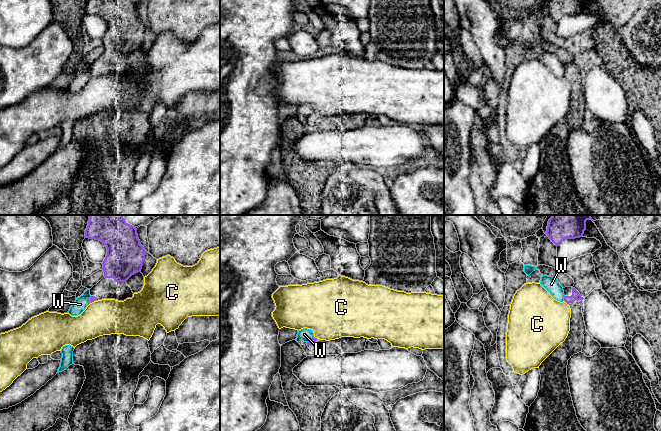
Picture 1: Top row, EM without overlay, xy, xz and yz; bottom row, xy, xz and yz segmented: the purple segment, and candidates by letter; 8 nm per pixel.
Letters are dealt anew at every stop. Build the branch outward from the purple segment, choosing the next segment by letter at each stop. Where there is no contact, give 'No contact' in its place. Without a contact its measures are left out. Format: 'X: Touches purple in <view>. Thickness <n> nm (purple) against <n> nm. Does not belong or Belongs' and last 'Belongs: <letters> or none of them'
C: Touches purple in yz. Thickness 70 nm (purple) against 420 nm. Does not belong
W: Touches purple in yz. Thickness 70 nm (purple) against 120 nm. Does not belong
Belongs: none of them

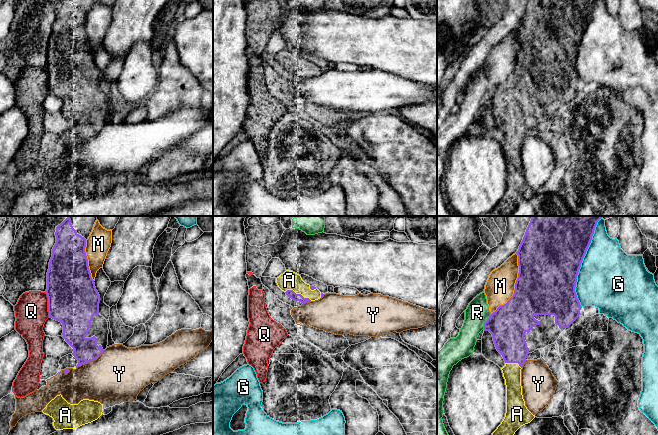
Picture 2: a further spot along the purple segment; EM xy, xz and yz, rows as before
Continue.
A: Touches purple in xz. Thickness 70 nm (purple) against 160 nm. Belongs
G: Touches purple in yz. Thickness 500 nm (purple) against 480 nm. Does not belong
M: Touches purple in yz. Thickness 480 nm (purple) against 240 nm. Does not belong
Q: Touches purple in xy. Thickness 400 nm (purple) against 280 nm. Does not belong
R: Touches purple in yz. Thickness 300 nm (purple) against 190 nm. Does not belong
Y: Touches purple in xy. Thickness 190 nm (purple) against 420 nm. Does not belong
Belongs: A

